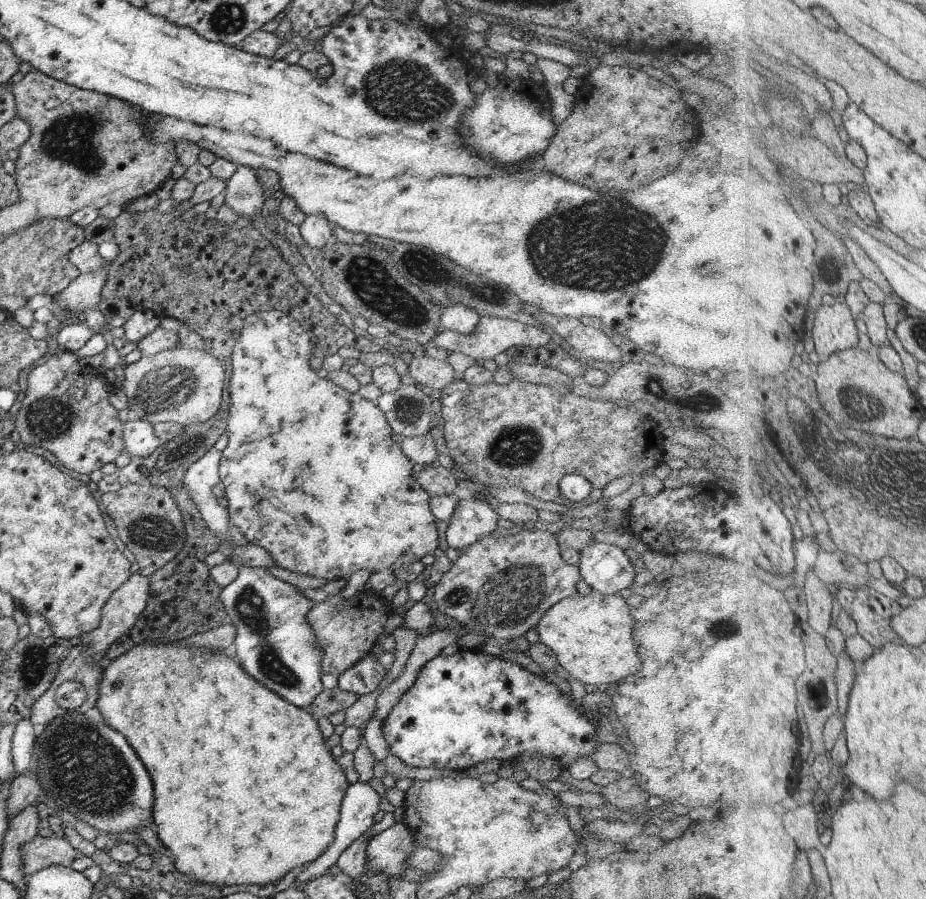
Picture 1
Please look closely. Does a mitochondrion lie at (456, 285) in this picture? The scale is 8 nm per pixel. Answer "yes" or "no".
yes

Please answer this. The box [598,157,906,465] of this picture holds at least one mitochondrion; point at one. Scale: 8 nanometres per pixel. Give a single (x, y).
(858, 400)

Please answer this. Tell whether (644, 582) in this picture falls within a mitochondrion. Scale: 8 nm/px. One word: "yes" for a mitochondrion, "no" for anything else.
no

